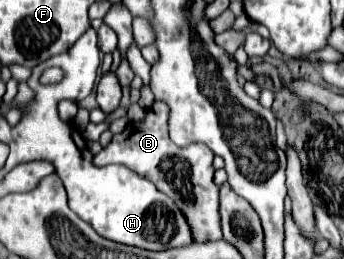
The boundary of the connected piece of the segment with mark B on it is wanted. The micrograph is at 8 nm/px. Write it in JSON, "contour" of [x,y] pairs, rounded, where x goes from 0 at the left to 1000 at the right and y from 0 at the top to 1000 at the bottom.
{"contour":[[[451,390],[439,421],[427,429],[422,467],[410,475],[375,475],[369,498],[346,521],[328,521],[323,552],[270,606],[270,637],[363,637],[369,653],[392,660],[398,676],[433,691],[468,745],[497,761],[532,838],[544,846],[544,869],[555,884],[555,907],[567,931],[631,931],[642,923],[642,861],[637,861],[637,722],[619,699],[619,583],[608,583],[596,560],[549,560],[538,575],[520,575],[497,537],[485,506],[491,467],[491,413],[468,390]]]}

